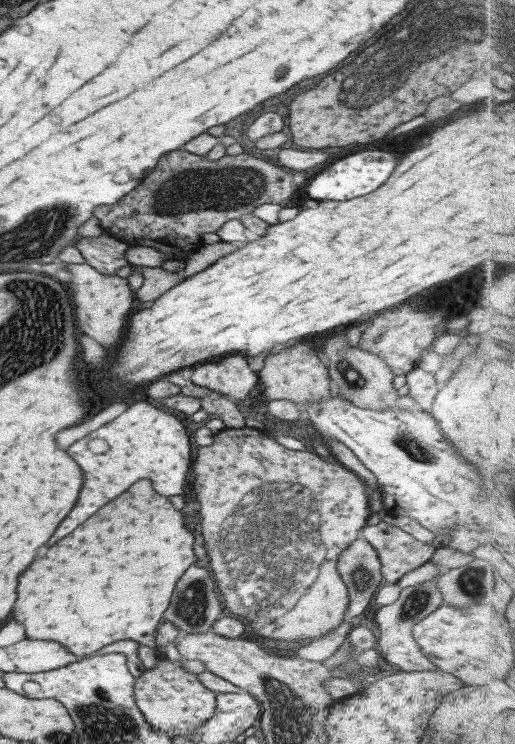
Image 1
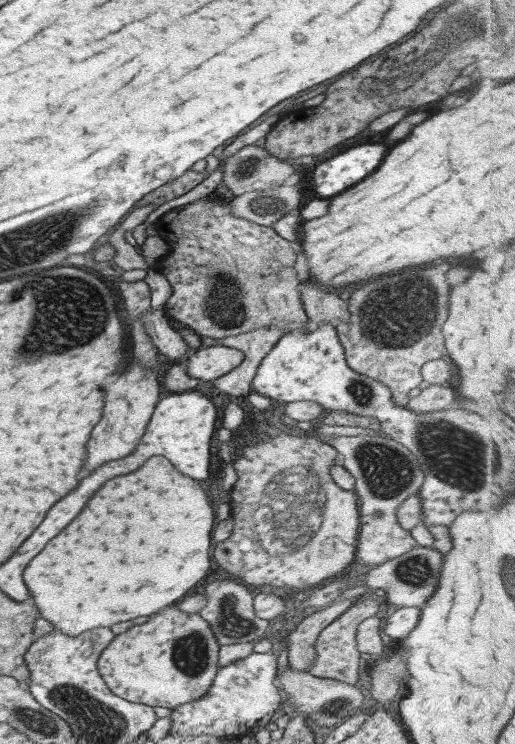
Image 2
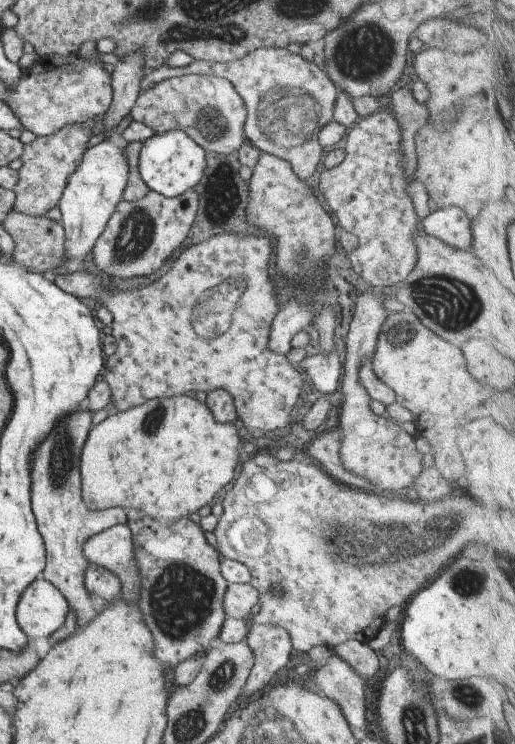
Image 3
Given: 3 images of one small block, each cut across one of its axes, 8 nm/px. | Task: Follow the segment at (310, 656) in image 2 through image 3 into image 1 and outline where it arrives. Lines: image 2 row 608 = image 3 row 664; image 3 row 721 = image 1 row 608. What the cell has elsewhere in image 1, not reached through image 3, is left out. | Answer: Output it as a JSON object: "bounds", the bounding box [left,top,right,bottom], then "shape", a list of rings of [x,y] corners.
{"bounds":[337,536,384,620],"shape":[[[360,536],[340,554],[337,569],[350,596],[344,620],[353,619],[366,610],[378,586],[384,583],[381,562],[374,546]]]}

